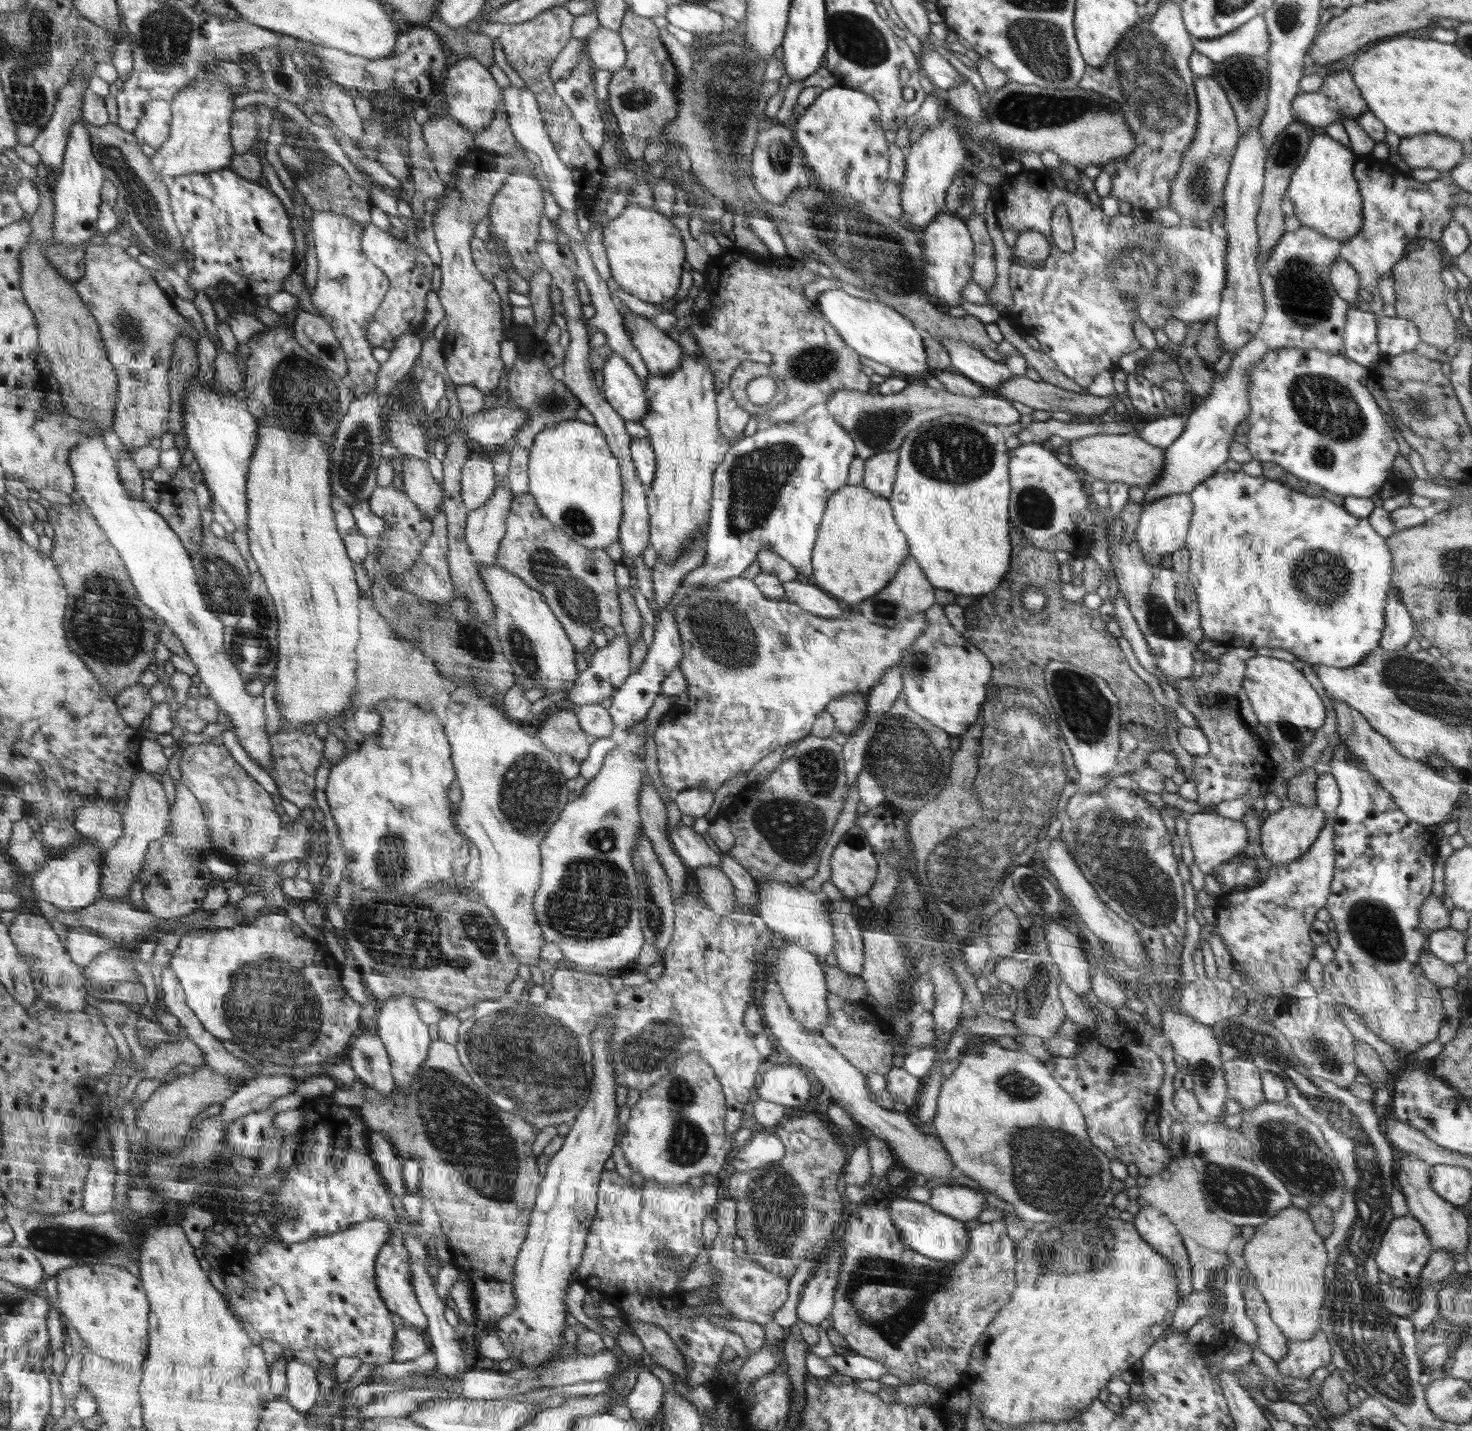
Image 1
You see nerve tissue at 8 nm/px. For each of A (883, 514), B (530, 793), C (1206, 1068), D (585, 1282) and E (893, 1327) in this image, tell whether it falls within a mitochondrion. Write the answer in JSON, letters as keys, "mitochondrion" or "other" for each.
{"A":"other","B":"mitochondrion","C":"mitochondrion","D":"other","E":"mitochondrion"}

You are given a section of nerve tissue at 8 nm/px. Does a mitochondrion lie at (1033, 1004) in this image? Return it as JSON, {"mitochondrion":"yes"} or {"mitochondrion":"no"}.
{"mitochondrion":"yes"}

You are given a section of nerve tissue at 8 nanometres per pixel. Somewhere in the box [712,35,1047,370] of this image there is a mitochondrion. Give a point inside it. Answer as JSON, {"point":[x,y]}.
{"point":[826,225]}

